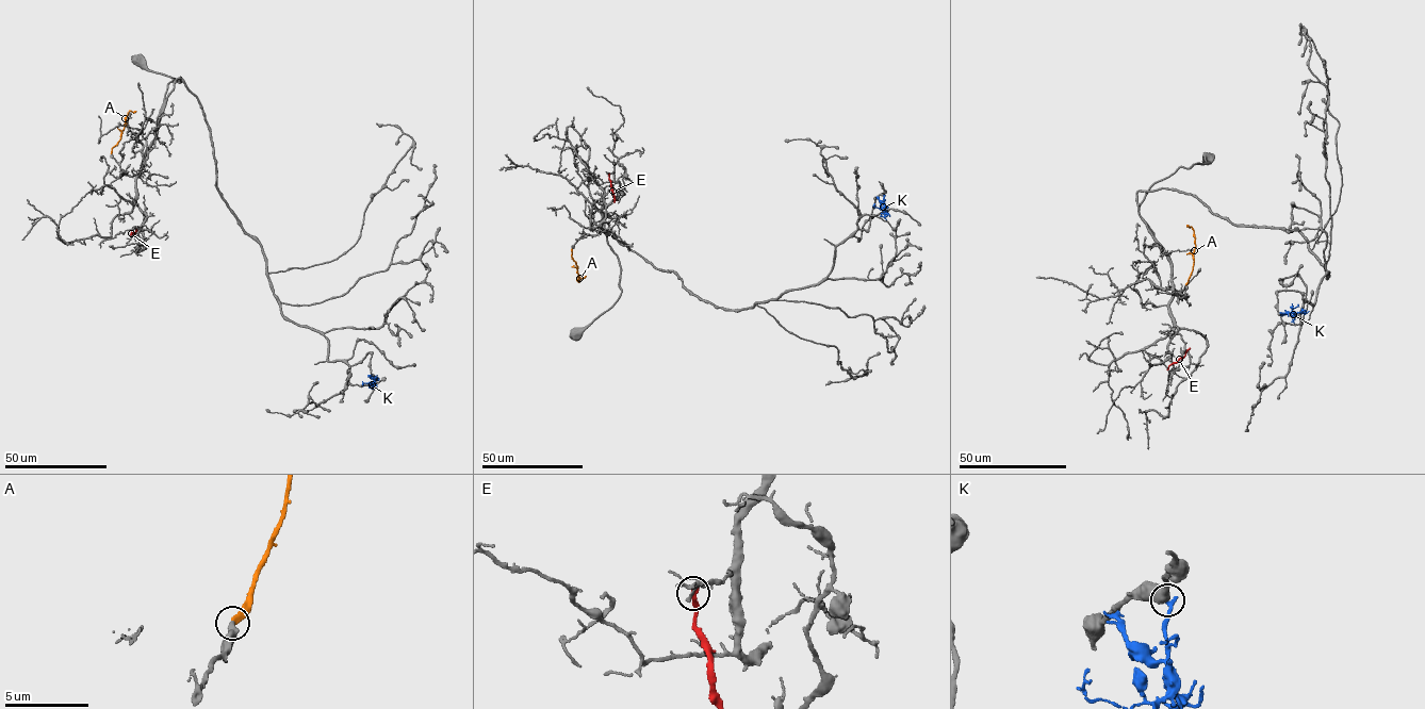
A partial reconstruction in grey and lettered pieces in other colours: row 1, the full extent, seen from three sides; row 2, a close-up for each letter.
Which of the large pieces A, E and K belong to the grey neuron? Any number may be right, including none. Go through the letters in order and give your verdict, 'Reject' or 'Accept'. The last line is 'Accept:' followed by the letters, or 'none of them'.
A: Accept
E: Reject
K: Reject
Accept: A

